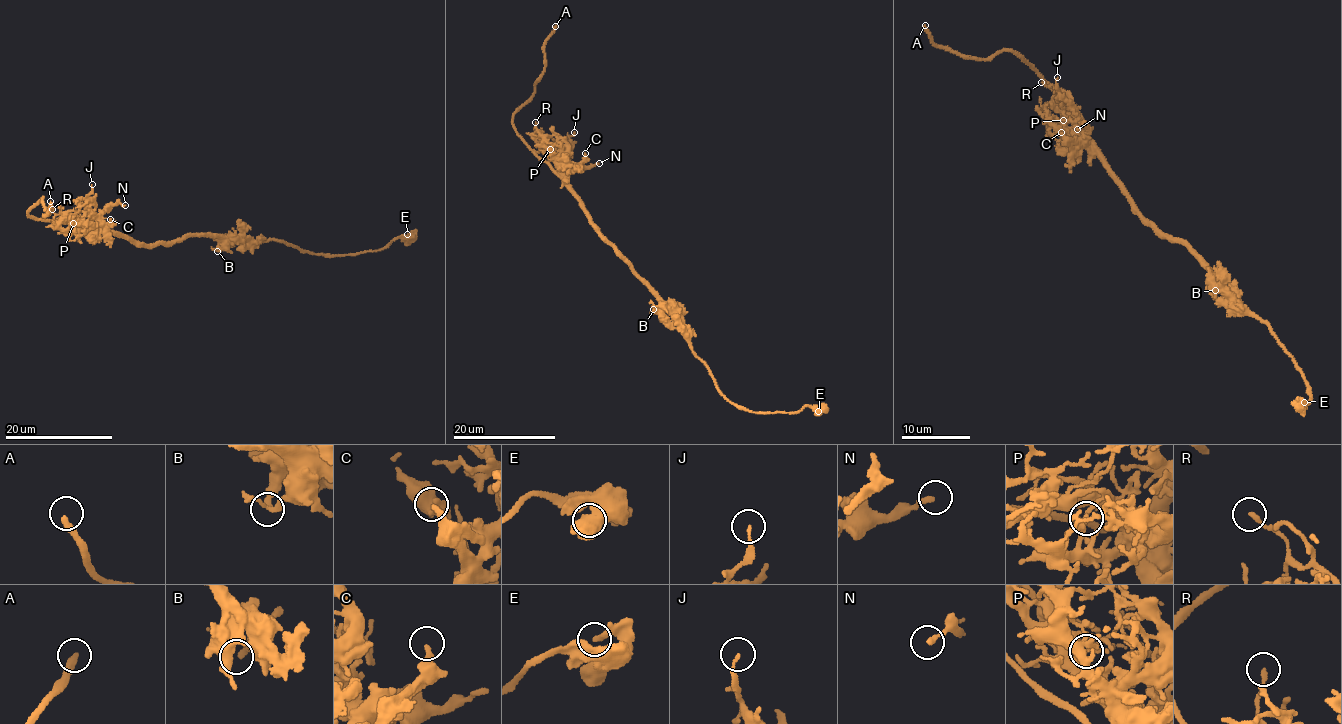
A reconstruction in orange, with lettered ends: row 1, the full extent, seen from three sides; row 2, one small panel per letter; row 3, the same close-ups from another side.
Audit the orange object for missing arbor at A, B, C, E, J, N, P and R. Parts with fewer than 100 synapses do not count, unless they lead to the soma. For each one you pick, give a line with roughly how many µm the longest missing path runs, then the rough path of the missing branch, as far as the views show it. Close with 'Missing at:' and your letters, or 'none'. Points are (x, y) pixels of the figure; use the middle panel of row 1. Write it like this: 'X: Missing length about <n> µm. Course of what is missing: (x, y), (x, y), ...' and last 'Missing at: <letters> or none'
A: Missing length about 15 µm. Course of what is missing: (555, 26), (572, 7), (566, 5)
Missing at: A

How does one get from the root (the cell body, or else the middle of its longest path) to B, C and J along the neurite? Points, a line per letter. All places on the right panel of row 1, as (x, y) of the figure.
B: (1162, 234), (1199, 256), (1217, 281), (1215, 290)
C: (1162, 234), (1142, 219), (1096, 154), (1061, 132)
J: (1162, 234), (1142, 219), (1123, 194), (1085, 136), (1085, 127), (1077, 111), (1060, 94), (1056, 85), (1057, 77)

